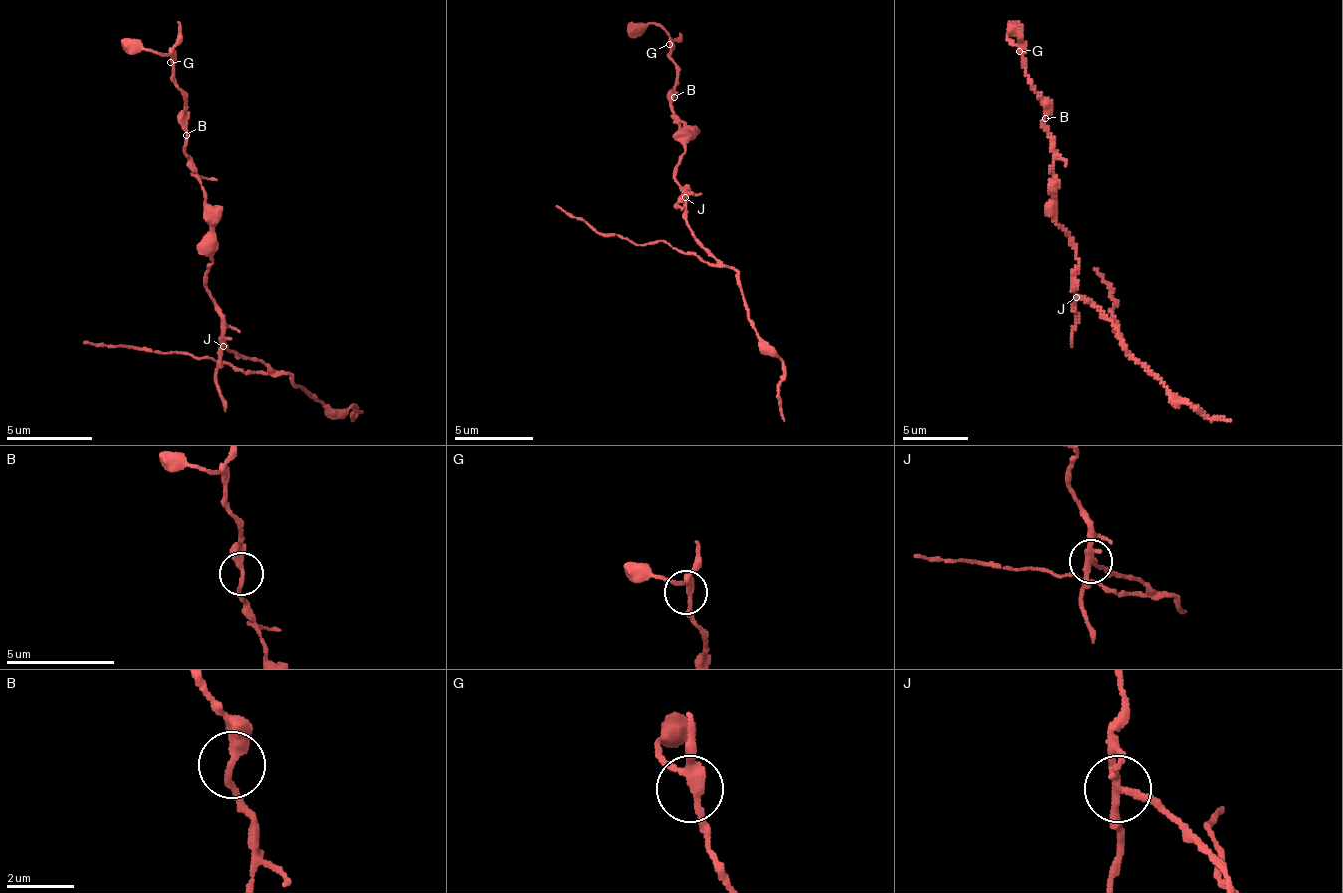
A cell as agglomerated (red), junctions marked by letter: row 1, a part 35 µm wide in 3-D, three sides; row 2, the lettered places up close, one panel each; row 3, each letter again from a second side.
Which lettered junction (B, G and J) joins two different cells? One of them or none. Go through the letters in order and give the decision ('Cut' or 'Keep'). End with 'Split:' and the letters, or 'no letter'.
B: Keep
G: Keep
J: Cut
Split: J

